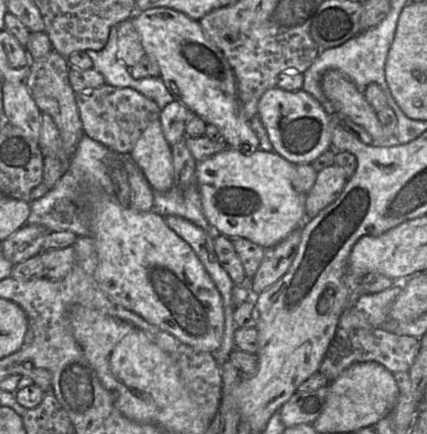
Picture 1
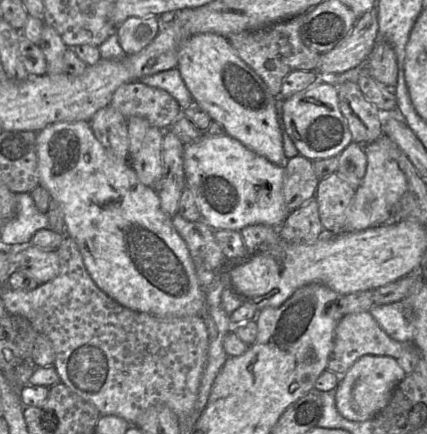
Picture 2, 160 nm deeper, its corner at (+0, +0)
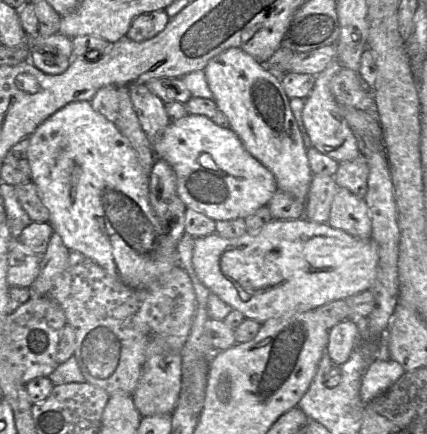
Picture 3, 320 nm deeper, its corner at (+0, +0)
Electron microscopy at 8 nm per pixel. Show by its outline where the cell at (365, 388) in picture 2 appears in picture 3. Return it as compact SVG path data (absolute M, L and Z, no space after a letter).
M373 359L364 370L359 389L360 401L366 405L371 400L384 393L403 374L405 370L396 361Z

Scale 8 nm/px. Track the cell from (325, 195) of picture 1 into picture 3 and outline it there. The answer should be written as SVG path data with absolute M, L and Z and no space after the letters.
M338 187L331 203L328 224L360 239L371 239L371 217L363 199Z

